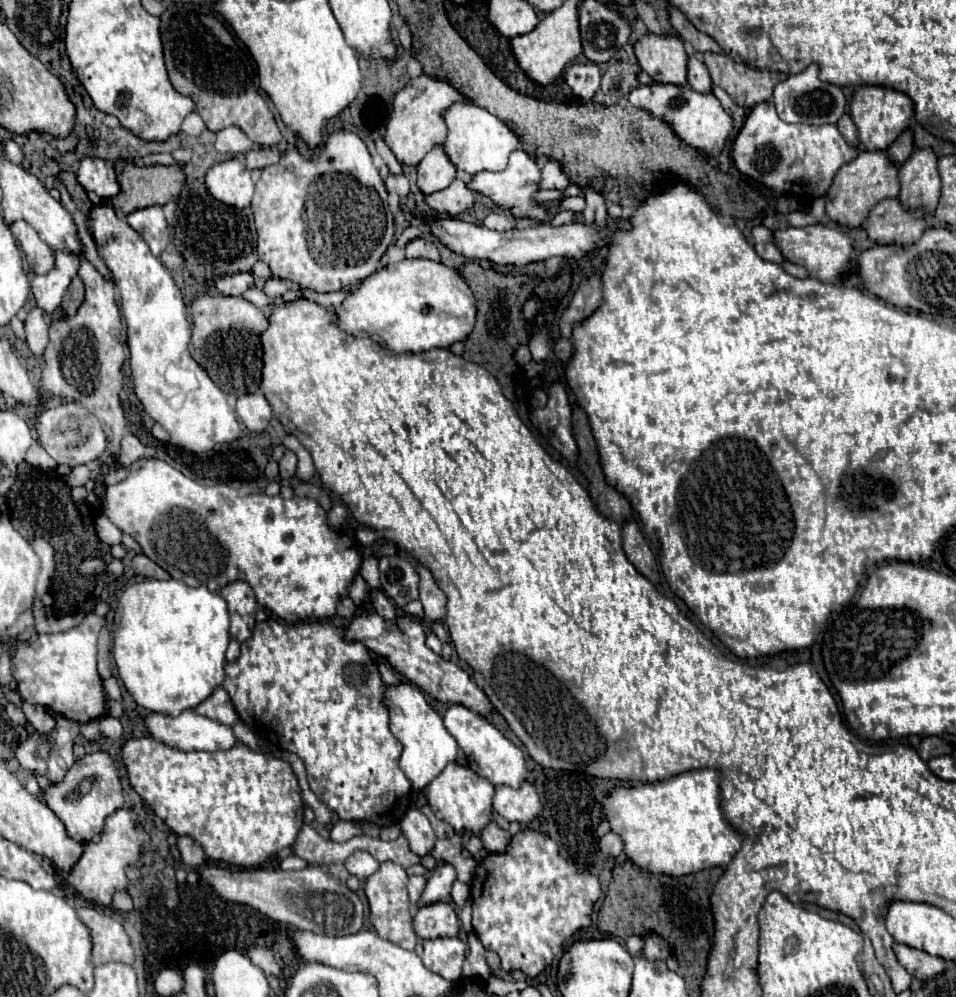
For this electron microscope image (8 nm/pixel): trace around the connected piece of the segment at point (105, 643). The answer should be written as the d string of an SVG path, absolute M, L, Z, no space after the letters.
M104 627L98 639L98 673L102 679L112 677L112 661L110 661L110 633Z

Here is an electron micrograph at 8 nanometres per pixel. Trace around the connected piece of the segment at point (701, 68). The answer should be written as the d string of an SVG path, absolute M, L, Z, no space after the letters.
M696 55L688 57L688 83L692 85L692 89L696 89L700 93L708 93L710 85L712 85L706 65Z

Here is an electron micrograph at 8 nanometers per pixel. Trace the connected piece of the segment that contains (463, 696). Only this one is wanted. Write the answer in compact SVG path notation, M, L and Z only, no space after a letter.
M376 613L360 615L346 629L346 641L348 643L360 641L370 651L386 657L388 663L398 673L402 673L408 681L412 681L414 685L418 685L422 691L426 691L430 697L434 697L438 701L460 703L460 705L472 709L472 711L476 711L482 717L488 717L494 711L494 705L490 703L490 699L484 695L482 689L478 689L478 685L470 679L470 675L466 671L462 671L458 665L454 665L450 661L444 661L440 655L436 655L434 651L430 651L426 647L426 643L424 643L426 633L424 633L418 619L398 617L396 623L388 623Z

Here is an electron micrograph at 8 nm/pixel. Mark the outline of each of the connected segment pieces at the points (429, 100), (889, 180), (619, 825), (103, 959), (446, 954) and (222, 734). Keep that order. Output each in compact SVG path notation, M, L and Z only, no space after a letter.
M420 75L412 79L394 99L394 111L386 123L384 141L396 155L400 165L418 165L428 151L442 145L446 139L446 125L442 121L442 111L454 101L466 101L450 83Z
M860 151L860 155L846 163L834 177L830 189L828 189L828 201L826 201L826 213L832 221L856 229L864 223L868 217L870 209L880 201L880 199L894 199L900 193L900 183L898 183L898 165L890 161L886 151Z
M698 769L680 773L668 781L644 783L638 787L614 787L602 801L602 815L610 823L610 829L622 837L624 855L650 873L684 877L716 865L728 865L740 849L742 835L738 835L722 815L718 781L714 769Z
M80 907L78 917L88 927L92 937L92 965L120 961L132 965L134 951L124 927L94 907Z
M458 937L452 939L428 939L422 945L422 963L428 971L438 973L448 981L456 981L462 975L462 963L466 957L466 943Z
M184 711L178 717L166 717L166 715L160 715L160 713L150 713L150 715L144 717L144 725L146 725L148 735L154 741L164 743L166 747L176 749L176 751L184 751L184 753L190 753L190 751L218 751L218 749L228 749L228 747L236 745L236 737L232 733L232 727L220 725L220 723L208 719L208 717L198 715L196 711Z

